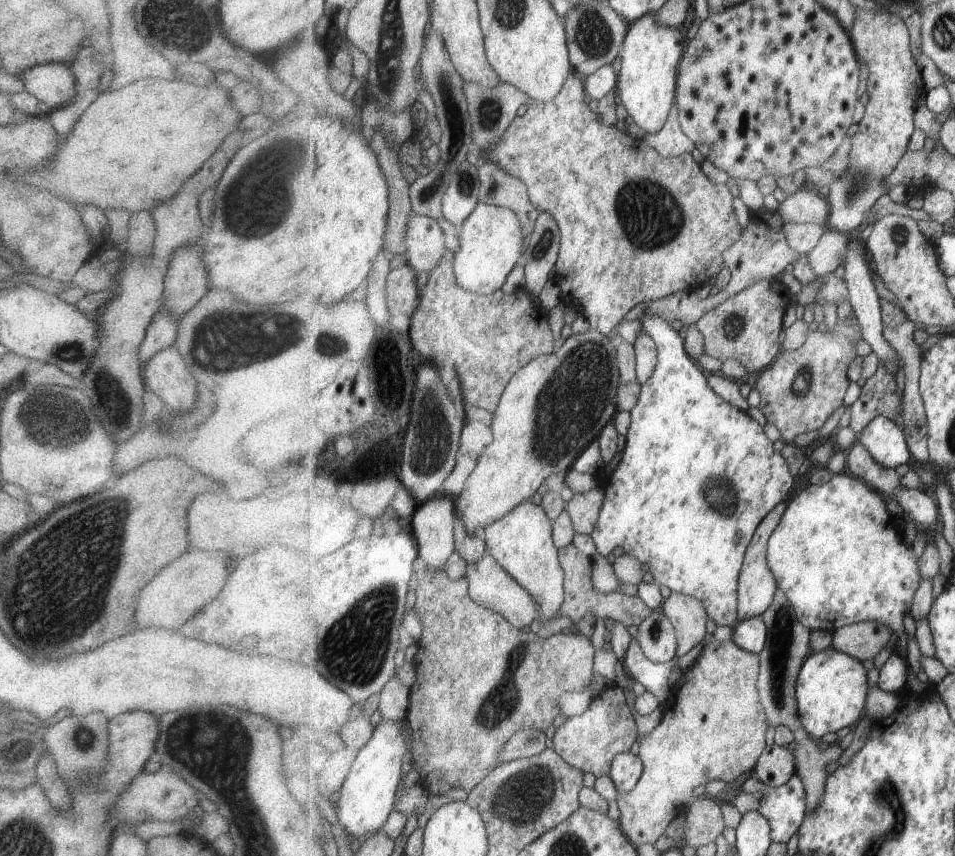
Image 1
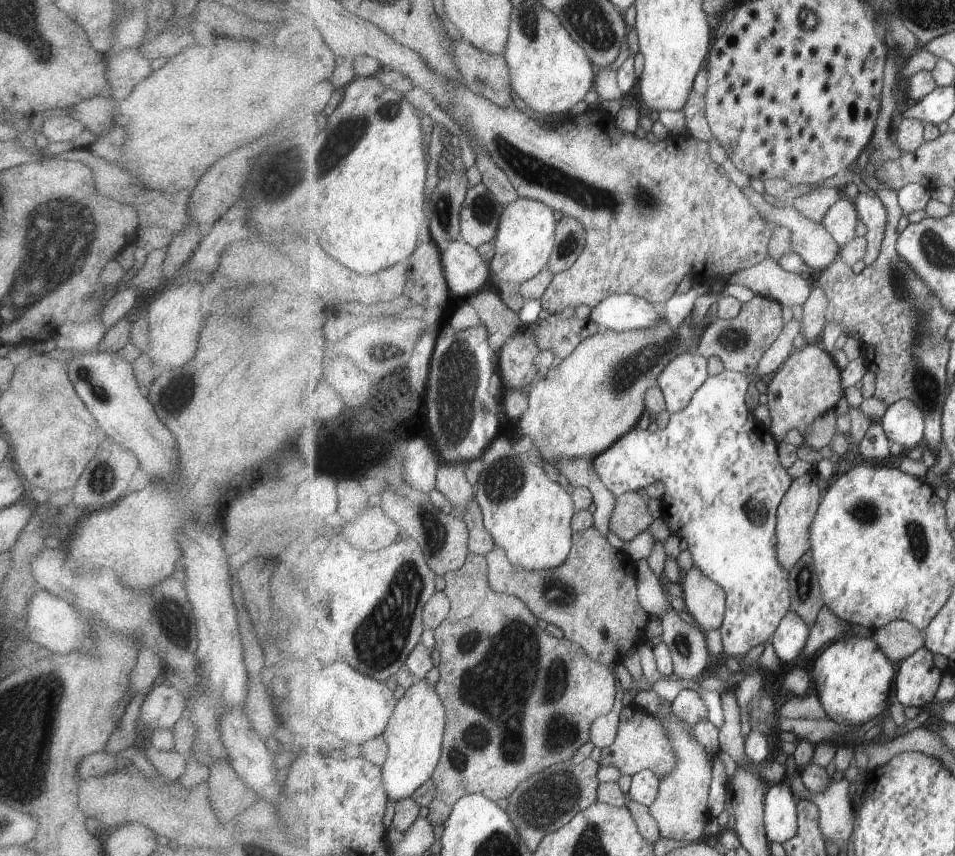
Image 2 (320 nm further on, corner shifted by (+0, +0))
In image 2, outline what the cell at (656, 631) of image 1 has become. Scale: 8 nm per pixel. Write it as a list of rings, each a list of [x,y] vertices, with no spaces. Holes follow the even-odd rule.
[[[674,609],[663,618],[662,642],[672,650],[675,674],[673,678],[699,681],[706,675],[711,662],[706,633],[698,626],[689,624]]]

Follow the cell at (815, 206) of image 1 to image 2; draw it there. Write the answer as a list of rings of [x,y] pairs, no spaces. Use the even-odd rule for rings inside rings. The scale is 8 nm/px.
[[[839,199],[829,209],[821,224],[825,225],[840,246],[844,247],[857,238],[855,230],[859,221],[861,220],[856,203]]]

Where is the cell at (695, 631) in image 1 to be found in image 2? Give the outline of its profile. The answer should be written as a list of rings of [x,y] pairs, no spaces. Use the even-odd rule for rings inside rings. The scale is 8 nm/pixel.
[[[693,564],[686,575],[682,576],[683,598],[686,600],[687,610],[696,618],[700,628],[704,631],[720,629],[727,613],[726,590],[713,579],[710,579],[701,567]]]

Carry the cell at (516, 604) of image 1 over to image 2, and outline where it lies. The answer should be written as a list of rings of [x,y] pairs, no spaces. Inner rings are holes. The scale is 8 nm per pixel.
[[[595,526],[575,533],[572,552],[573,554],[569,554],[569,560],[561,566],[527,572],[524,568],[513,566],[508,552],[503,547],[497,546],[486,554],[490,585],[498,593],[525,598],[525,602],[533,606],[533,614],[537,614],[537,618],[557,624],[565,637],[578,642],[588,652],[589,658],[612,667],[621,662],[621,658],[634,647],[638,648],[646,640],[644,634],[650,614],[645,610],[638,595],[636,560],[629,553],[611,546],[607,536]]]

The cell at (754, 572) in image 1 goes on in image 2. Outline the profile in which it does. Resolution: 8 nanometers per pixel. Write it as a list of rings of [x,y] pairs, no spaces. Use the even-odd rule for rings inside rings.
[[[805,473],[802,477],[794,479],[791,488],[781,501],[778,510],[778,562],[786,569],[791,570],[801,557],[812,548],[812,536],[810,529],[823,500],[823,491],[819,486],[819,476]]]

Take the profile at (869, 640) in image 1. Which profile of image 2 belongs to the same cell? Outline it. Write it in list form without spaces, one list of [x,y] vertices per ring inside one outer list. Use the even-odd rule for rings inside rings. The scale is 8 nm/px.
[[[906,620],[893,621],[873,632],[873,638],[896,664],[926,646],[924,632]]]

